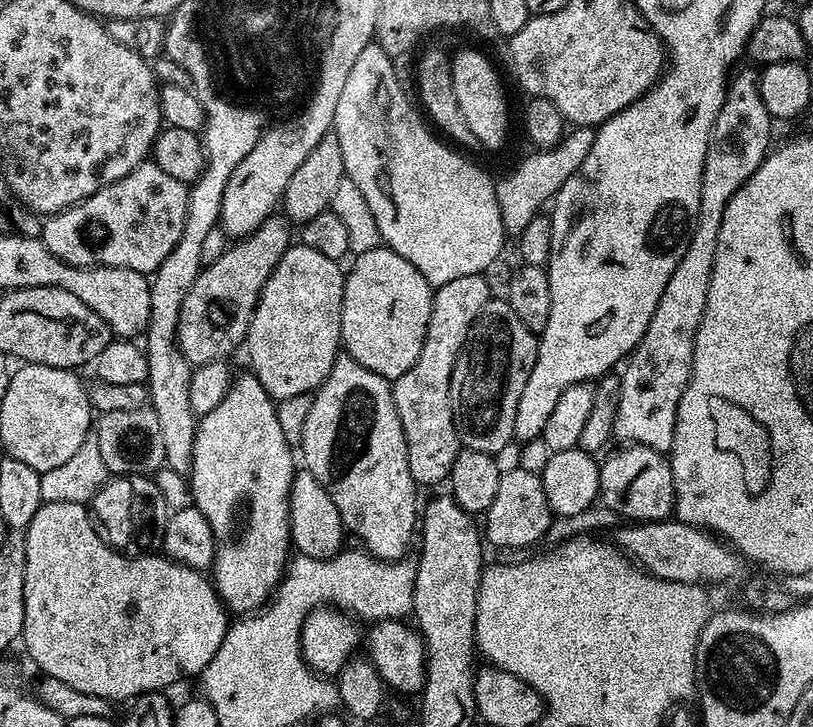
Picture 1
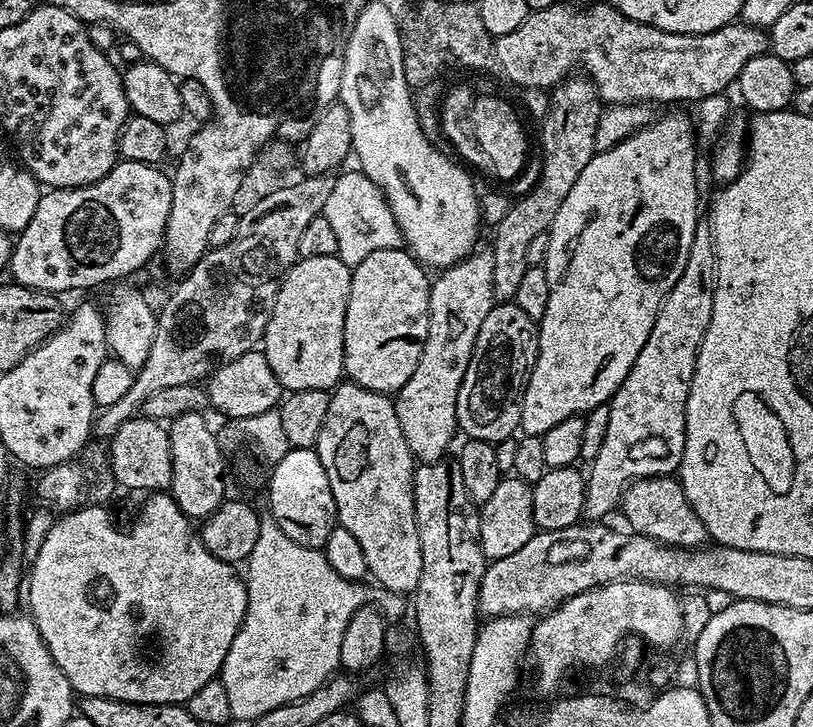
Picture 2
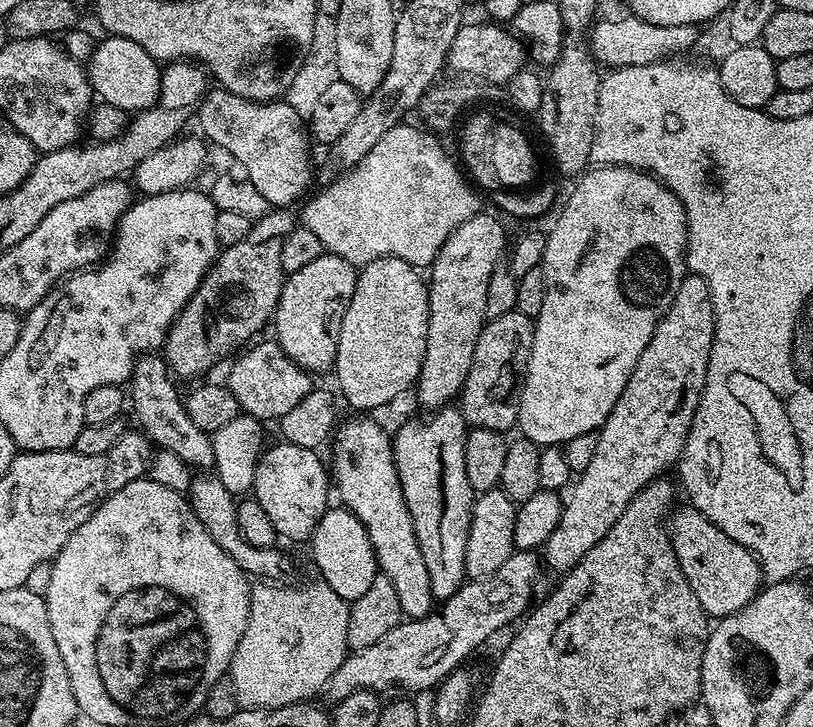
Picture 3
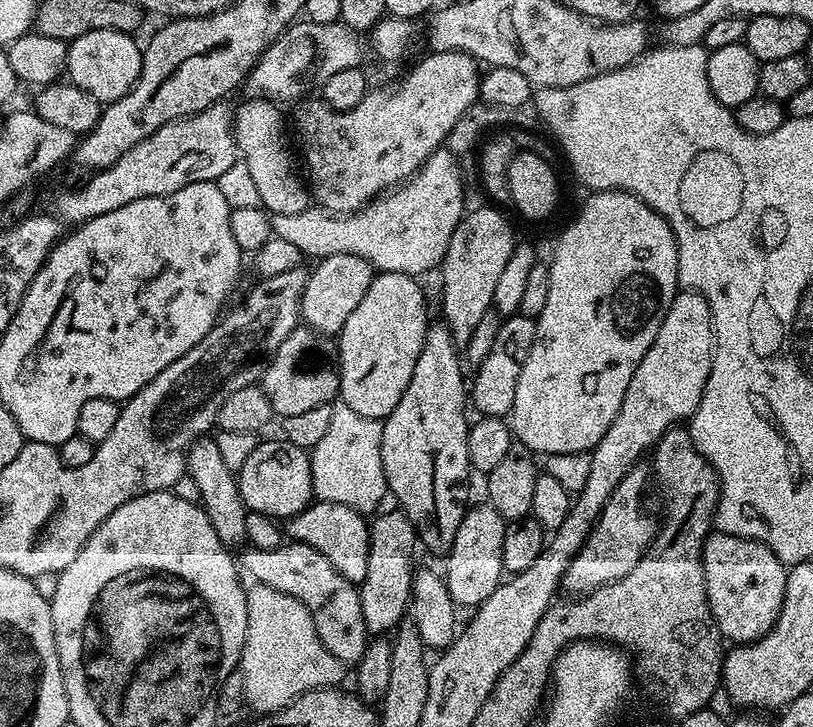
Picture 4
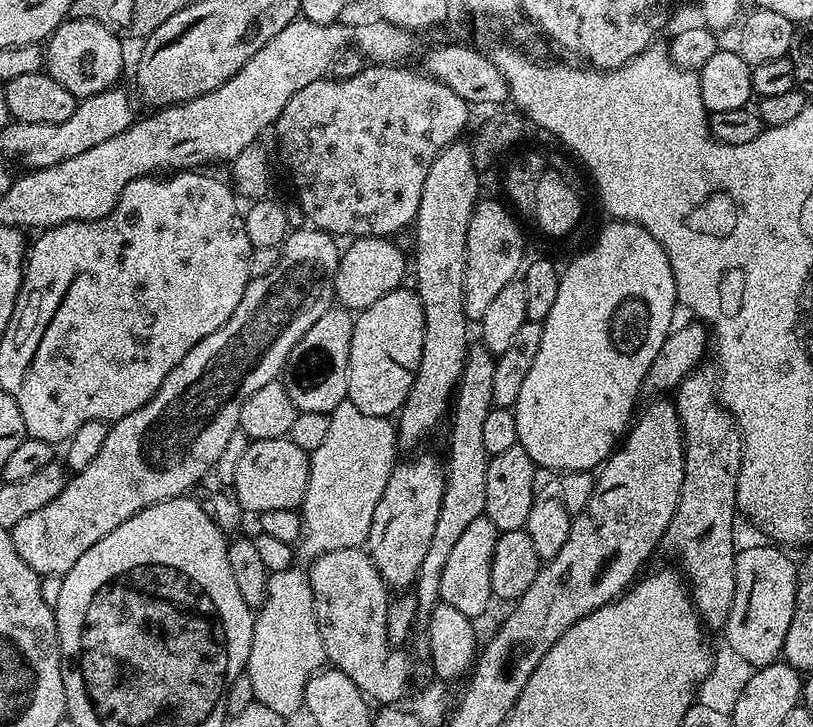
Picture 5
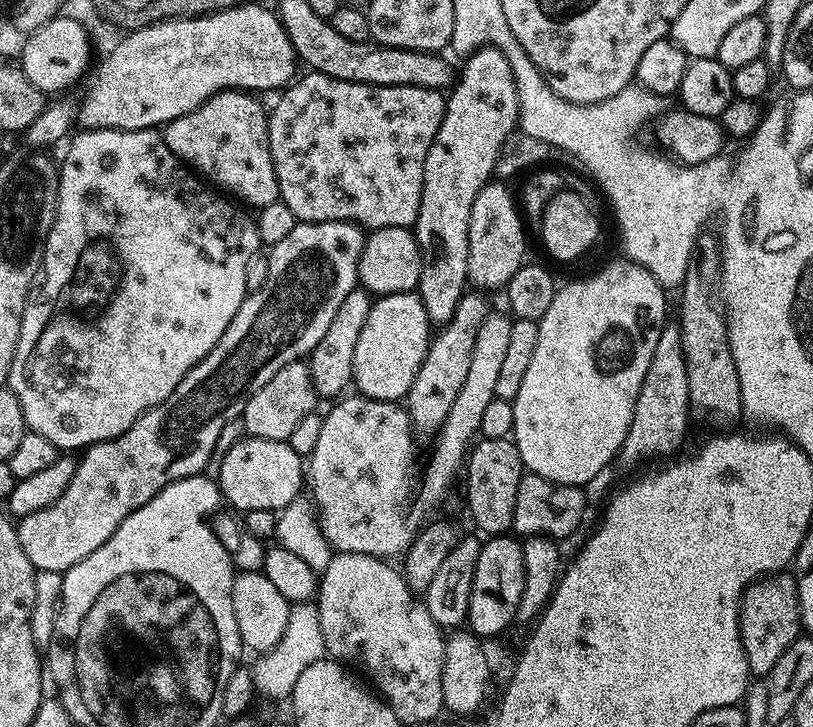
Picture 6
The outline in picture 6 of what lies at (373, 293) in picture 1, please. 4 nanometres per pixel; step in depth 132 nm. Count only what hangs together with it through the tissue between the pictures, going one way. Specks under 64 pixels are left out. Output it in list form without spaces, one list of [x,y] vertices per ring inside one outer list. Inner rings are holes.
[[[415,291],[395,292],[373,299],[362,334],[358,334],[358,346],[354,346],[352,378],[355,387],[360,387],[357,388],[359,395],[372,400],[403,401],[428,352],[428,328],[426,306]]]

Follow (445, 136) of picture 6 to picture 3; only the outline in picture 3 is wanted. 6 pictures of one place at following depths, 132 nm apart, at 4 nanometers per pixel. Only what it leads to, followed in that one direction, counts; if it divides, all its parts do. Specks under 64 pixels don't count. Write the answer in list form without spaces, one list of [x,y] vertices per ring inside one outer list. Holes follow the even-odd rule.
[[[445,406],[429,411],[421,420],[408,420],[392,436],[394,466],[398,470],[398,482],[402,486],[402,498],[410,510],[414,522],[414,534],[426,558],[426,570],[430,574],[432,599],[443,602],[466,583],[466,542],[470,534],[470,518],[474,493],[470,478],[466,478],[466,438],[469,425],[463,412],[456,406]]]

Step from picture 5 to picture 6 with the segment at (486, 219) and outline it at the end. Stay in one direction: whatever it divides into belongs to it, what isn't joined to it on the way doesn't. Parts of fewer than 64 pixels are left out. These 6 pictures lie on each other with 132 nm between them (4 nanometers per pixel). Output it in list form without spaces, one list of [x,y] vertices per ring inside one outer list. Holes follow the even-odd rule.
[[[489,182],[482,190],[478,190],[478,198],[474,198],[474,210],[470,210],[470,230],[468,231],[468,284],[473,289],[500,288],[507,289],[510,278],[518,274],[518,270],[526,262],[524,256],[524,224],[517,197],[504,182]]]

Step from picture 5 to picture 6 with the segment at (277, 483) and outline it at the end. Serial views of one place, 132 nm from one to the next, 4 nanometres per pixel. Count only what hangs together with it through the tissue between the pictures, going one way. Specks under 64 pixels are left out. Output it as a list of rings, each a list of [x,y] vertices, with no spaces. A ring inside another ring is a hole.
[[[248,436],[225,451],[222,457],[224,457],[224,461],[220,464],[218,487],[223,499],[227,503],[229,500],[233,504],[231,507],[237,513],[245,514],[254,510],[266,510],[275,513],[277,510],[283,510],[288,504],[297,500],[305,487],[306,468],[302,463],[302,457],[294,454],[291,446],[283,440],[267,440],[266,438]]]

